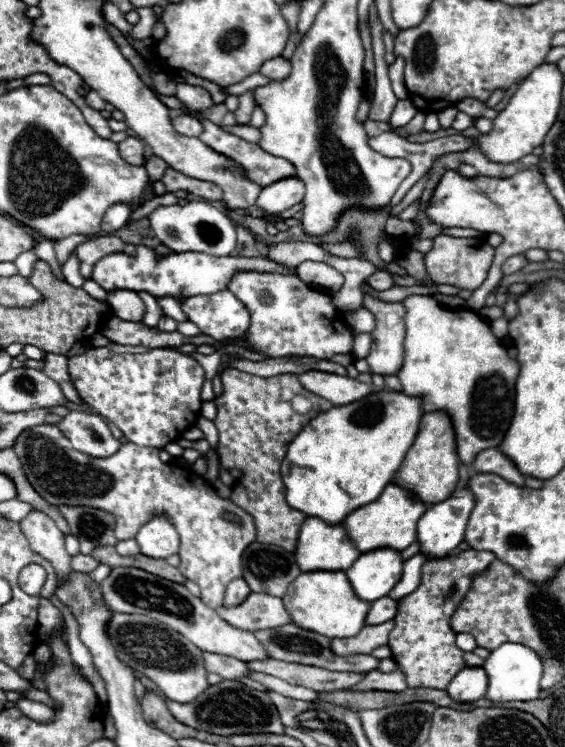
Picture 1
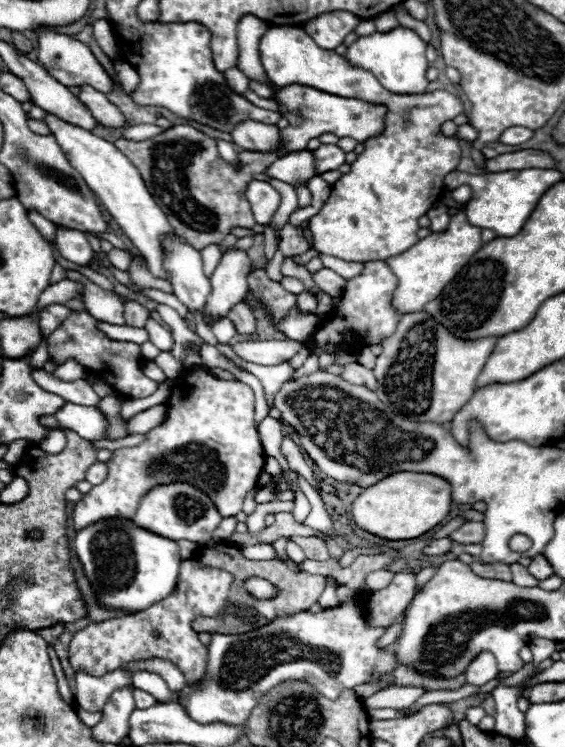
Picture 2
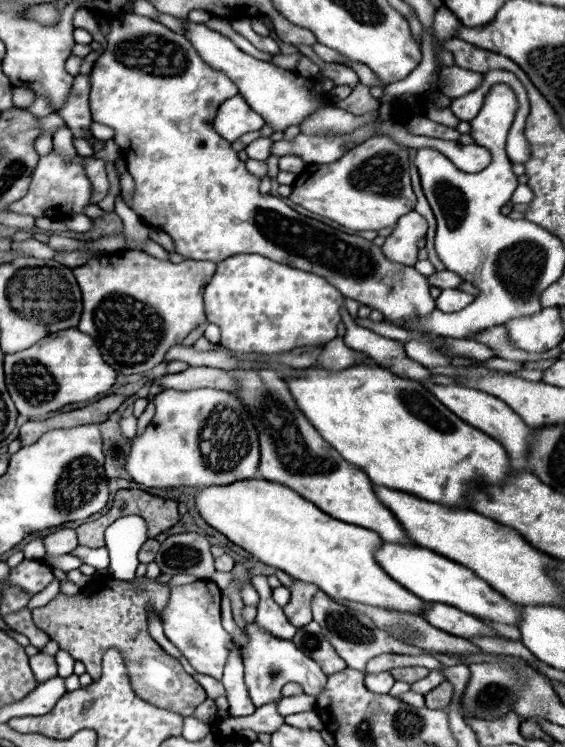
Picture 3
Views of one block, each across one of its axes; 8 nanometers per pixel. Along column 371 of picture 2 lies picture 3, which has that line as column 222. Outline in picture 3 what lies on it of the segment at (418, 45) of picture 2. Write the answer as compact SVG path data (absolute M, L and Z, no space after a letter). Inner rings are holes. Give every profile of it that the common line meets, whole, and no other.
M184 18L182 22L186 24L188 40L194 44L194 48L204 58L204 62L208 62L212 68L228 74L228 78L232 78L232 82L236 82L236 86L238 86L242 98L248 102L248 106L256 114L260 114L266 120L266 124L272 126L274 132L284 132L290 126L302 126L304 120L308 120L318 108L330 106L324 102L324 98L316 98L312 94L312 90L308 88L310 86L308 78L304 78L296 72L276 68L274 64L262 62L250 54L244 54L242 50L238 50L234 46L232 40L206 28L204 24L194 24L188 18Z

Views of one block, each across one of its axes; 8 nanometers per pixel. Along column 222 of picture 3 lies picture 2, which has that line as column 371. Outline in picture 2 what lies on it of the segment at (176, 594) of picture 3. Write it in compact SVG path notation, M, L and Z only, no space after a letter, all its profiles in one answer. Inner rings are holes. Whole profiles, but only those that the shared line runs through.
M358 598L356 606L336 606L320 614L302 610L238 636L212 634L204 680L194 686L186 684L178 694L168 688L164 678L152 672L134 672L132 686L156 696L158 702L182 704L200 724L242 724L248 720L258 700L280 682L308 682L326 698L338 698L344 690L364 684L374 668L394 670L396 662L392 650L376 648L376 640L384 632L384 628L366 626L364 598Z

